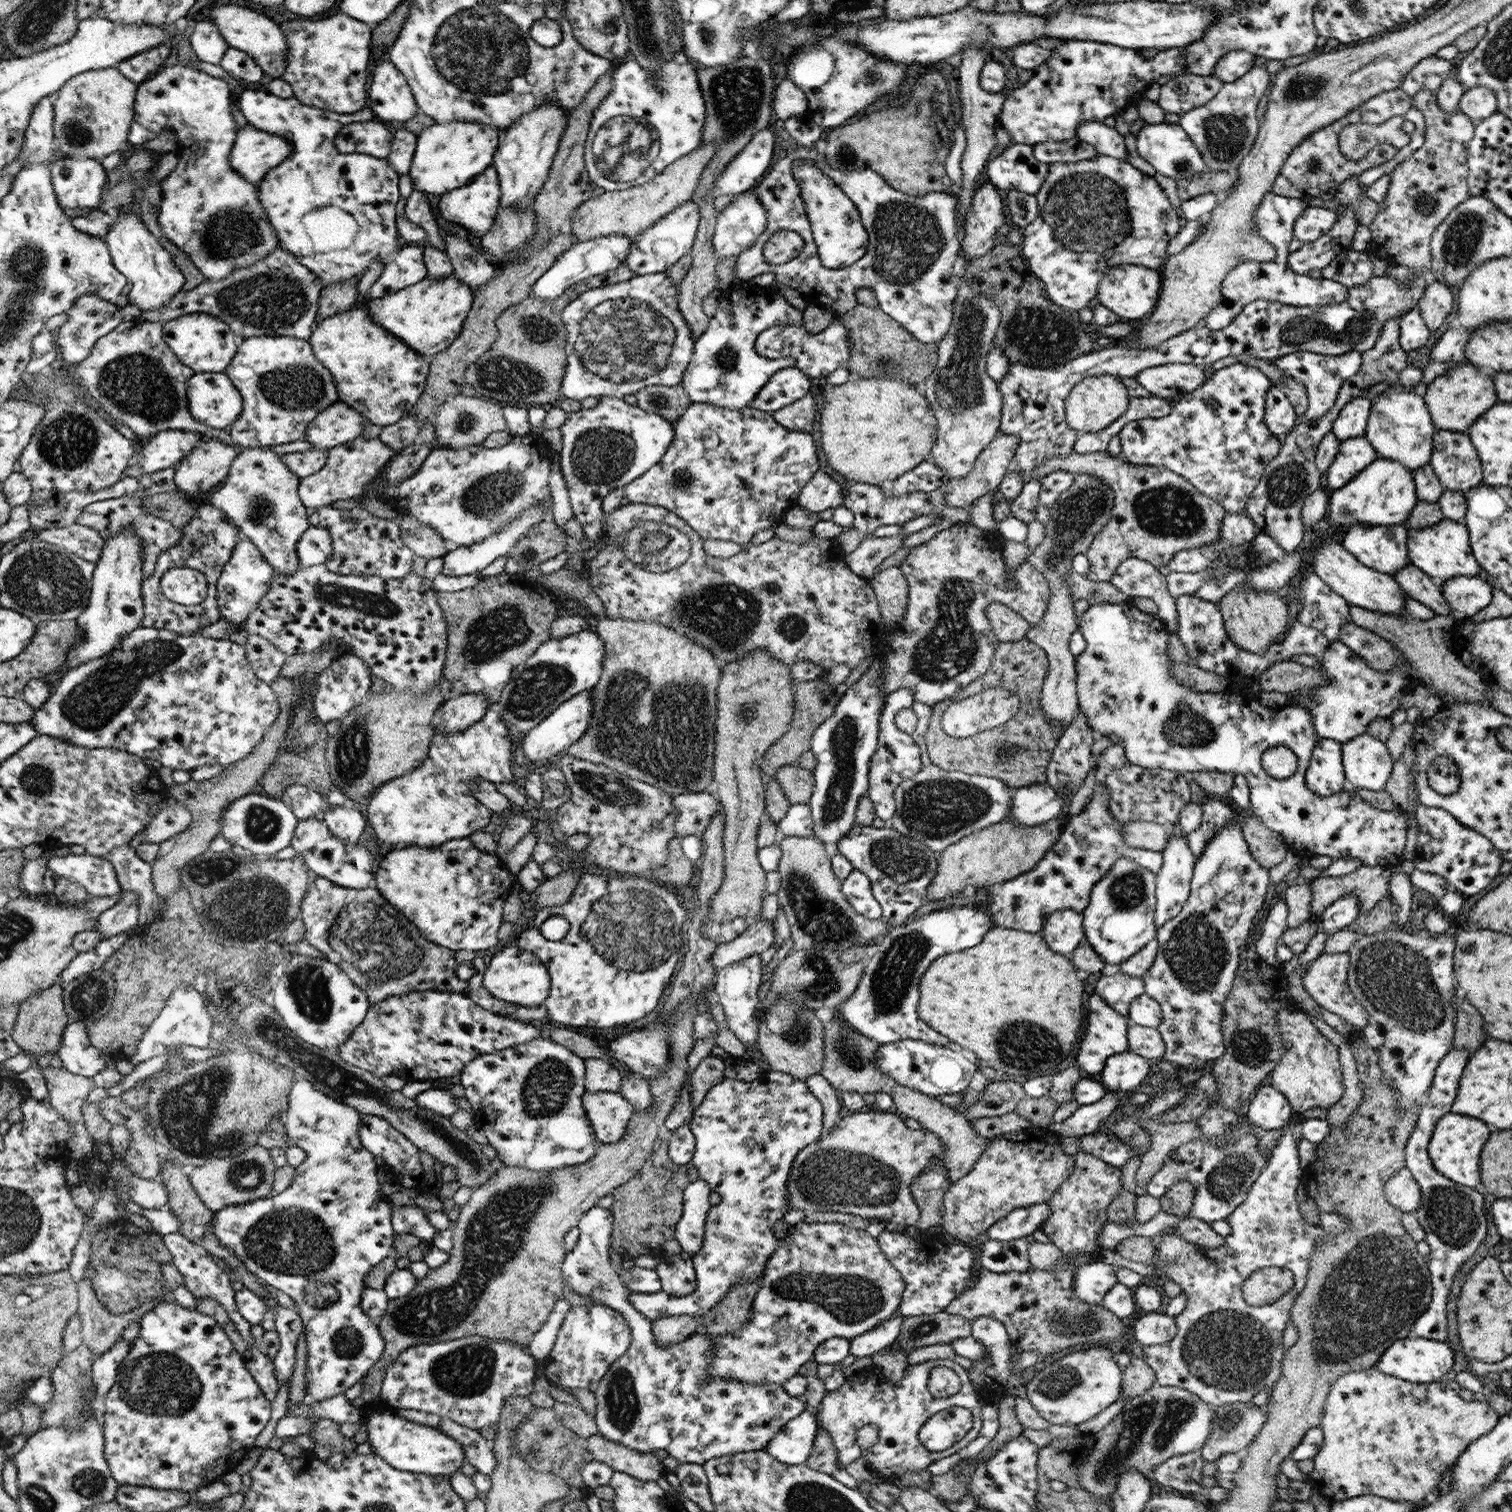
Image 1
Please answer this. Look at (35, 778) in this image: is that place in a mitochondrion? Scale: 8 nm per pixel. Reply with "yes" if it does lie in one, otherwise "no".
yes

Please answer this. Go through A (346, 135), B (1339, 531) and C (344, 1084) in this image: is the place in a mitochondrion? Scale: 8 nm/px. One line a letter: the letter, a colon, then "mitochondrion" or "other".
A: other
B: other
C: mitochondrion

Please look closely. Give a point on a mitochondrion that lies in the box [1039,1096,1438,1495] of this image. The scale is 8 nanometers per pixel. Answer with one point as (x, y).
(1379, 1287)

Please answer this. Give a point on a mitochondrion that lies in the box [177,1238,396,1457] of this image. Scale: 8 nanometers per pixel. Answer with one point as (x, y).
(348, 1342)

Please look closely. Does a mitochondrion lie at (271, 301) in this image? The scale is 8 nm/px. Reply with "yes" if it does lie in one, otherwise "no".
yes

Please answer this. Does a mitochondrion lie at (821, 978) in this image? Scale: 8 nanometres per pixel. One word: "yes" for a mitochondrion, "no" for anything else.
yes

